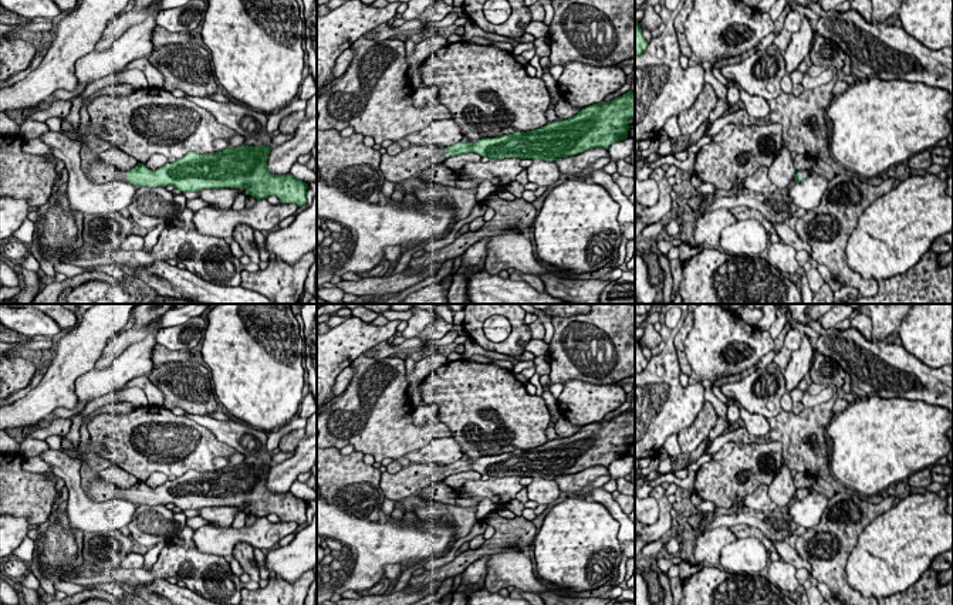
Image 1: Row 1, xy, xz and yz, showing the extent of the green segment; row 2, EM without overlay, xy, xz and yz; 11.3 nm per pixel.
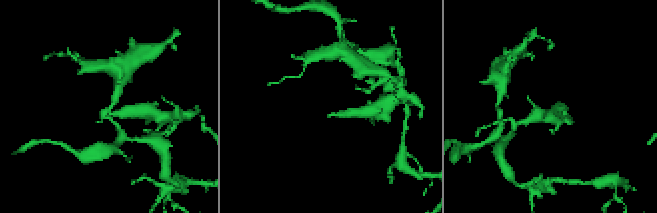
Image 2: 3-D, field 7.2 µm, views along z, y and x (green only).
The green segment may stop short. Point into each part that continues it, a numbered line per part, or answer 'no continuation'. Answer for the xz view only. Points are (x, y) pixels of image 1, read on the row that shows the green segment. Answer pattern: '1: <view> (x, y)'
1: xz (415, 159)

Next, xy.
1: xy (98, 172)

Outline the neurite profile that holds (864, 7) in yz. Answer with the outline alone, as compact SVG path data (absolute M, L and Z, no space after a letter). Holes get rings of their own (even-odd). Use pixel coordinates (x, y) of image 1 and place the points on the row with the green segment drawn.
M852 0L851 9L858 11L866 21L872 23L872 3L871 3L871 0Z

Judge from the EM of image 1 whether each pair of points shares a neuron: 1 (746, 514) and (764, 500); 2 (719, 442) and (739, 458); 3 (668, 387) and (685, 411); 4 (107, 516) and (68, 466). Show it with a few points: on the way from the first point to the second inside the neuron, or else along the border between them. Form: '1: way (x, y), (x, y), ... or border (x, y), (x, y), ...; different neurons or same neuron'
1: border (744, 506), (760, 511), (776, 510); different neurons
2: border (729, 442), (713, 455); different neurons
3: way (672, 392), (681, 405); same neuron
4: way (93, 511), (77, 496), (73, 480); same neuron

